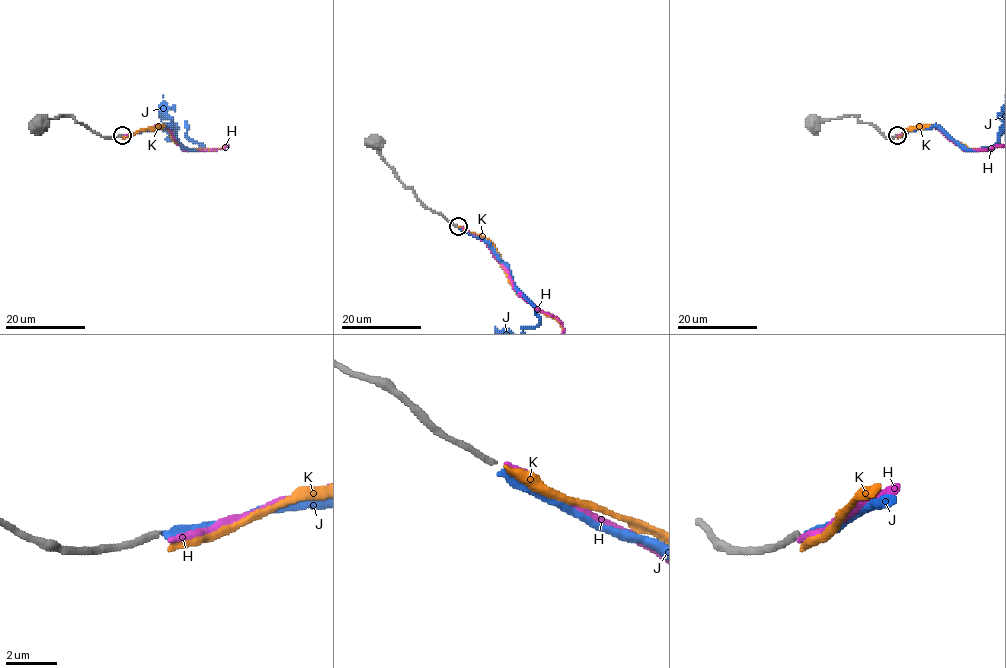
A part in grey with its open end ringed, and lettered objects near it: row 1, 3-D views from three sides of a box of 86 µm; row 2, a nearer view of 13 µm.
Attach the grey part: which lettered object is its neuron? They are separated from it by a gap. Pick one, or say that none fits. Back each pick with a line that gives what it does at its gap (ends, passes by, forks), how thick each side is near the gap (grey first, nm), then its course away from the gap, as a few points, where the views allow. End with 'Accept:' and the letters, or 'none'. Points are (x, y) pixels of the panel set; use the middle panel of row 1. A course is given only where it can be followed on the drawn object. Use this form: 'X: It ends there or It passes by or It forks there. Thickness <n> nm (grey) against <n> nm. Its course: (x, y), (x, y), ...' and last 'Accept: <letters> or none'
Accept: none

